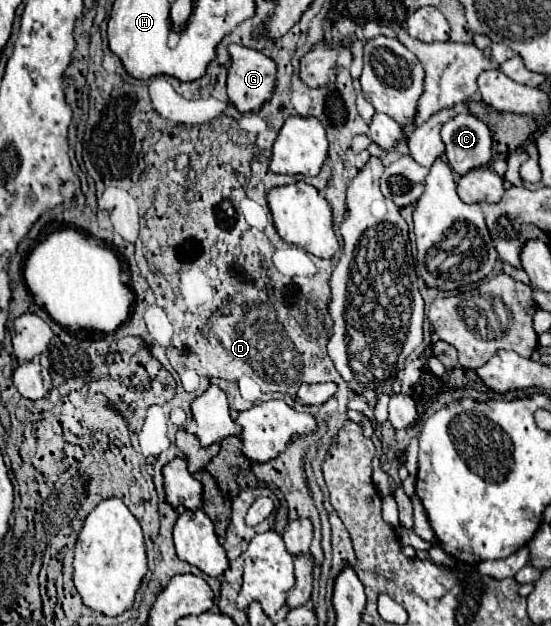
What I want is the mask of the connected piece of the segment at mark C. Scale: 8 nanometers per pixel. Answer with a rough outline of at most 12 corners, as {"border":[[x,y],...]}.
{"border":[[466,109],[442,127],[460,175],[492,161],[492,133]]}

